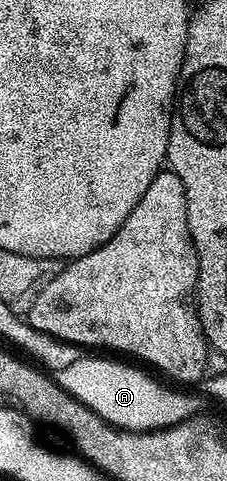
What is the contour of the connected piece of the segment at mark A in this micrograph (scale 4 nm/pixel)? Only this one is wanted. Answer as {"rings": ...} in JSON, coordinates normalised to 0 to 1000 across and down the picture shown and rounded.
{"rings":[[[361,738],[317,759],[247,773],[242,790],[485,884],[573,898],[670,898],[780,884],[890,857],[894,834],[868,819],[744,809],[639,773],[489,746]]]}

